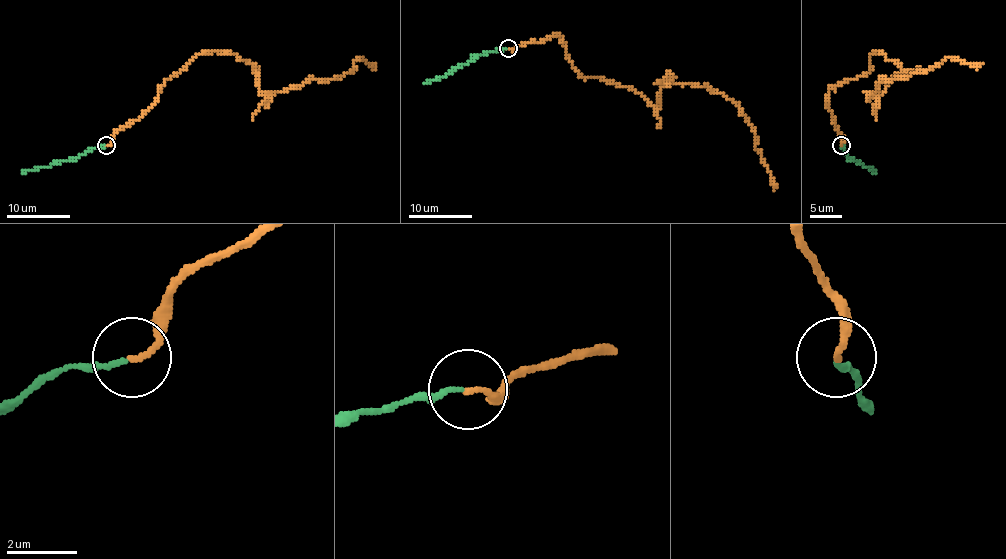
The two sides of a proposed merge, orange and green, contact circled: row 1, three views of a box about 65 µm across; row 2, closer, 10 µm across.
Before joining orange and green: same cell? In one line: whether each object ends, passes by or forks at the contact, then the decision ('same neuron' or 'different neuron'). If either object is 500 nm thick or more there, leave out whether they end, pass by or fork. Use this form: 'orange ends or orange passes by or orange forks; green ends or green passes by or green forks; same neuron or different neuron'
orange ends; green ends; different neuron

